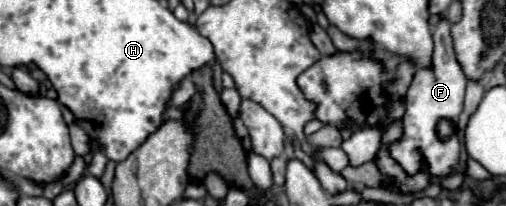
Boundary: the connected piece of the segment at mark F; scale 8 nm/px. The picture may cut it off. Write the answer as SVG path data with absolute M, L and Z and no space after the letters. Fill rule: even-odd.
M446 19L440 21L432 37L434 37L432 69L418 69L414 73L414 79L404 97L406 113L402 117L402 137L388 145L388 153L408 175L416 175L426 169L432 177L448 177L458 169L460 163L460 141L456 125L458 115L462 113L464 89L468 79L456 61L450 37L450 23ZM442 119L454 127L454 133L446 139L438 135L438 123Z

